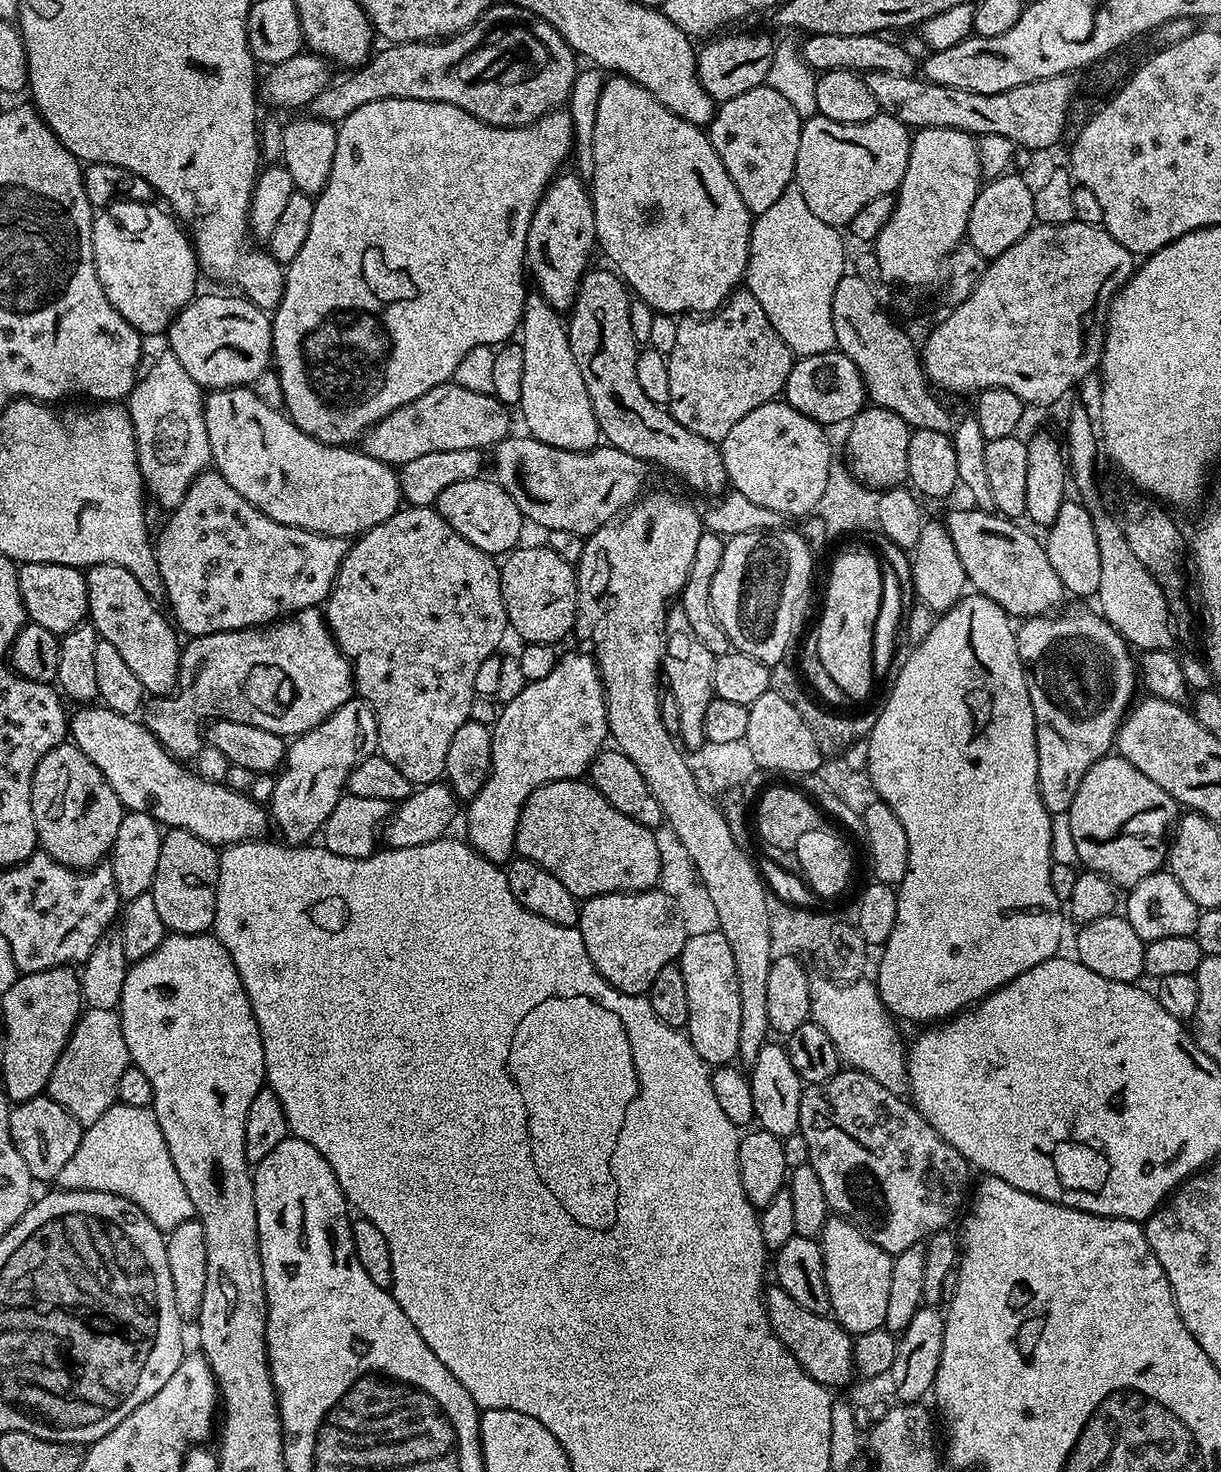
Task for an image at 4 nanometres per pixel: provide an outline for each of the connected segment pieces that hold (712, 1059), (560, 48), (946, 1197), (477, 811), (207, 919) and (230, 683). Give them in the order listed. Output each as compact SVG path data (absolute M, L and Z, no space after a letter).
M718 930L712 932L700 932L697 936L689 935L684 941L684 949L680 952L678 961L682 970L682 979L686 982L686 1003L690 1005L688 1011L688 1026L687 1033L690 1042L694 1046L694 1050L698 1050L698 1054L709 1066L728 1066L733 1063L738 1057L738 1029L742 1027L742 1002L738 994L738 970L734 966L734 950L730 950L730 942L726 942L726 938Z
M511 2L493 3L475 20L469 28L457 32L455 36L438 40L415 40L405 44L389 43L380 53L377 51L359 68L349 71L341 84L333 83L318 98L306 106L309 117L329 122L346 119L358 106L383 100L425 100L426 102L446 102L474 114L487 124L499 128L520 128L532 124L547 112L559 109L568 100L572 87L576 84L577 53L564 41L562 34L554 30L549 20L538 18L524 8Z
M841 1070L834 1074L834 1078L830 1078L826 1082L807 1085L802 1094L798 1118L800 1119L798 1132L806 1140L806 1145L809 1146L807 1164L812 1167L814 1174L818 1174L818 1178L822 1182L822 1190L826 1190L826 1202L829 1209L835 1215L844 1217L858 1230L862 1230L862 1234L866 1234L866 1238L870 1238L870 1242L874 1242L882 1251L895 1254L902 1250L910 1250L910 1246L927 1241L928 1237L933 1236L936 1232L945 1231L949 1227L948 1223L956 1215L956 1219L961 1215L966 1204L966 1197L970 1192L970 1184L968 1188L968 1172L970 1173L968 1161L962 1158L962 1154L958 1154L958 1150L954 1150L954 1146L947 1144L937 1134L934 1126L930 1126L930 1122L926 1122L926 1118L922 1118L920 1111L905 1097L890 1094L890 1090L886 1090L886 1086L874 1082L874 1078L870 1078L865 1072Z
M587 651L584 652L568 652L565 656L563 653L557 659L554 670L546 674L546 678L527 681L522 694L518 694L518 698L510 698L510 702L499 709L501 712L496 724L491 725L492 769L488 772L482 790L478 790L475 798L466 804L467 843L471 844L475 852L485 856L491 864L504 866L513 859L512 847L515 849L518 844L524 804L534 789L555 780L583 777L609 739L608 703L604 701L604 681L600 678L600 669L597 668L595 659Z
M184 828L163 833L151 887L154 889L152 897L158 906L158 914L169 933L204 934L215 925L216 889L210 874L217 871L217 856L217 849L213 845L202 842Z
M319 607L303 608L301 612L258 628L191 637L180 649L178 691L171 698L158 696L149 699L142 709L142 723L160 739L172 757L188 762L191 756L199 754L200 748L192 744L190 737L184 736L184 724L199 716L246 722L285 738L295 738L314 730L314 726L330 718L338 706L353 699L353 696L352 665L340 653L323 611Z

